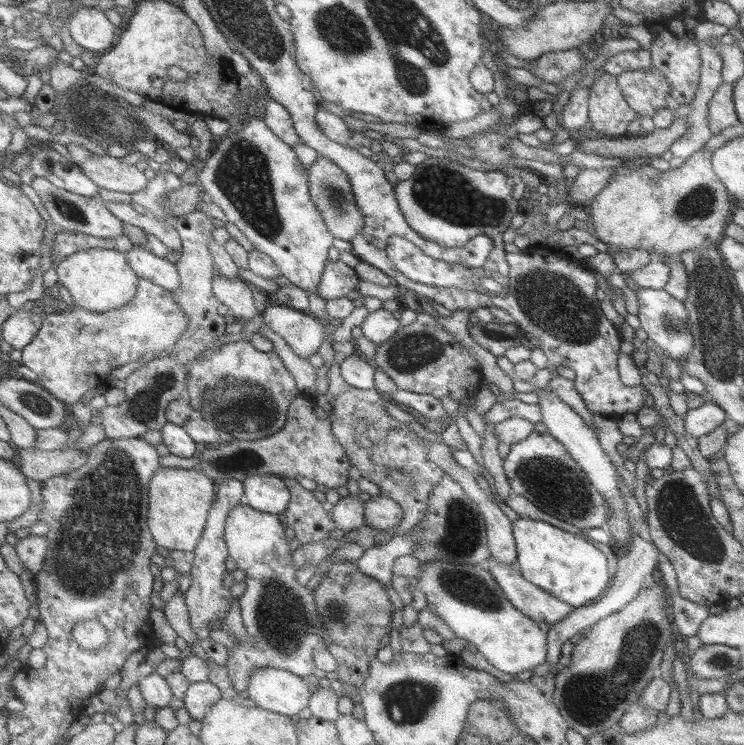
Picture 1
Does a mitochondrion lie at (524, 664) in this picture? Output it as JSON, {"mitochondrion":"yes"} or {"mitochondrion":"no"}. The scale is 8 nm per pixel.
{"mitochondrion":"no"}

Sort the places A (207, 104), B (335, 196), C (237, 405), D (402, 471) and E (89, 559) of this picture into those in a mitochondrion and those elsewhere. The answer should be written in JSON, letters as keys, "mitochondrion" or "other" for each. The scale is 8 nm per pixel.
{"A":"other","B":"mitochondrion","C":"mitochondrion","D":"mitochondrion","E":"mitochondrion"}

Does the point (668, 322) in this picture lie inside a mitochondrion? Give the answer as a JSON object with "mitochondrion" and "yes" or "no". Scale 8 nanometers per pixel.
{"mitochondrion":"yes"}

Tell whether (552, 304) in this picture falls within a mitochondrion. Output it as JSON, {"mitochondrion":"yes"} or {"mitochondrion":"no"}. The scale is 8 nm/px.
{"mitochondrion":"yes"}

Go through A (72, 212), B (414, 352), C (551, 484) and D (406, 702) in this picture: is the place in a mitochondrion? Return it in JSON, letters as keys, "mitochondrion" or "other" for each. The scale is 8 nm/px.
{"A":"mitochondrion","B":"mitochondrion","C":"mitochondrion","D":"mitochondrion"}

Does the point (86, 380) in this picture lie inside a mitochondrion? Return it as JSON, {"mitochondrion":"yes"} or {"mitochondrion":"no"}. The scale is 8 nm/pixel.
{"mitochondrion":"no"}

